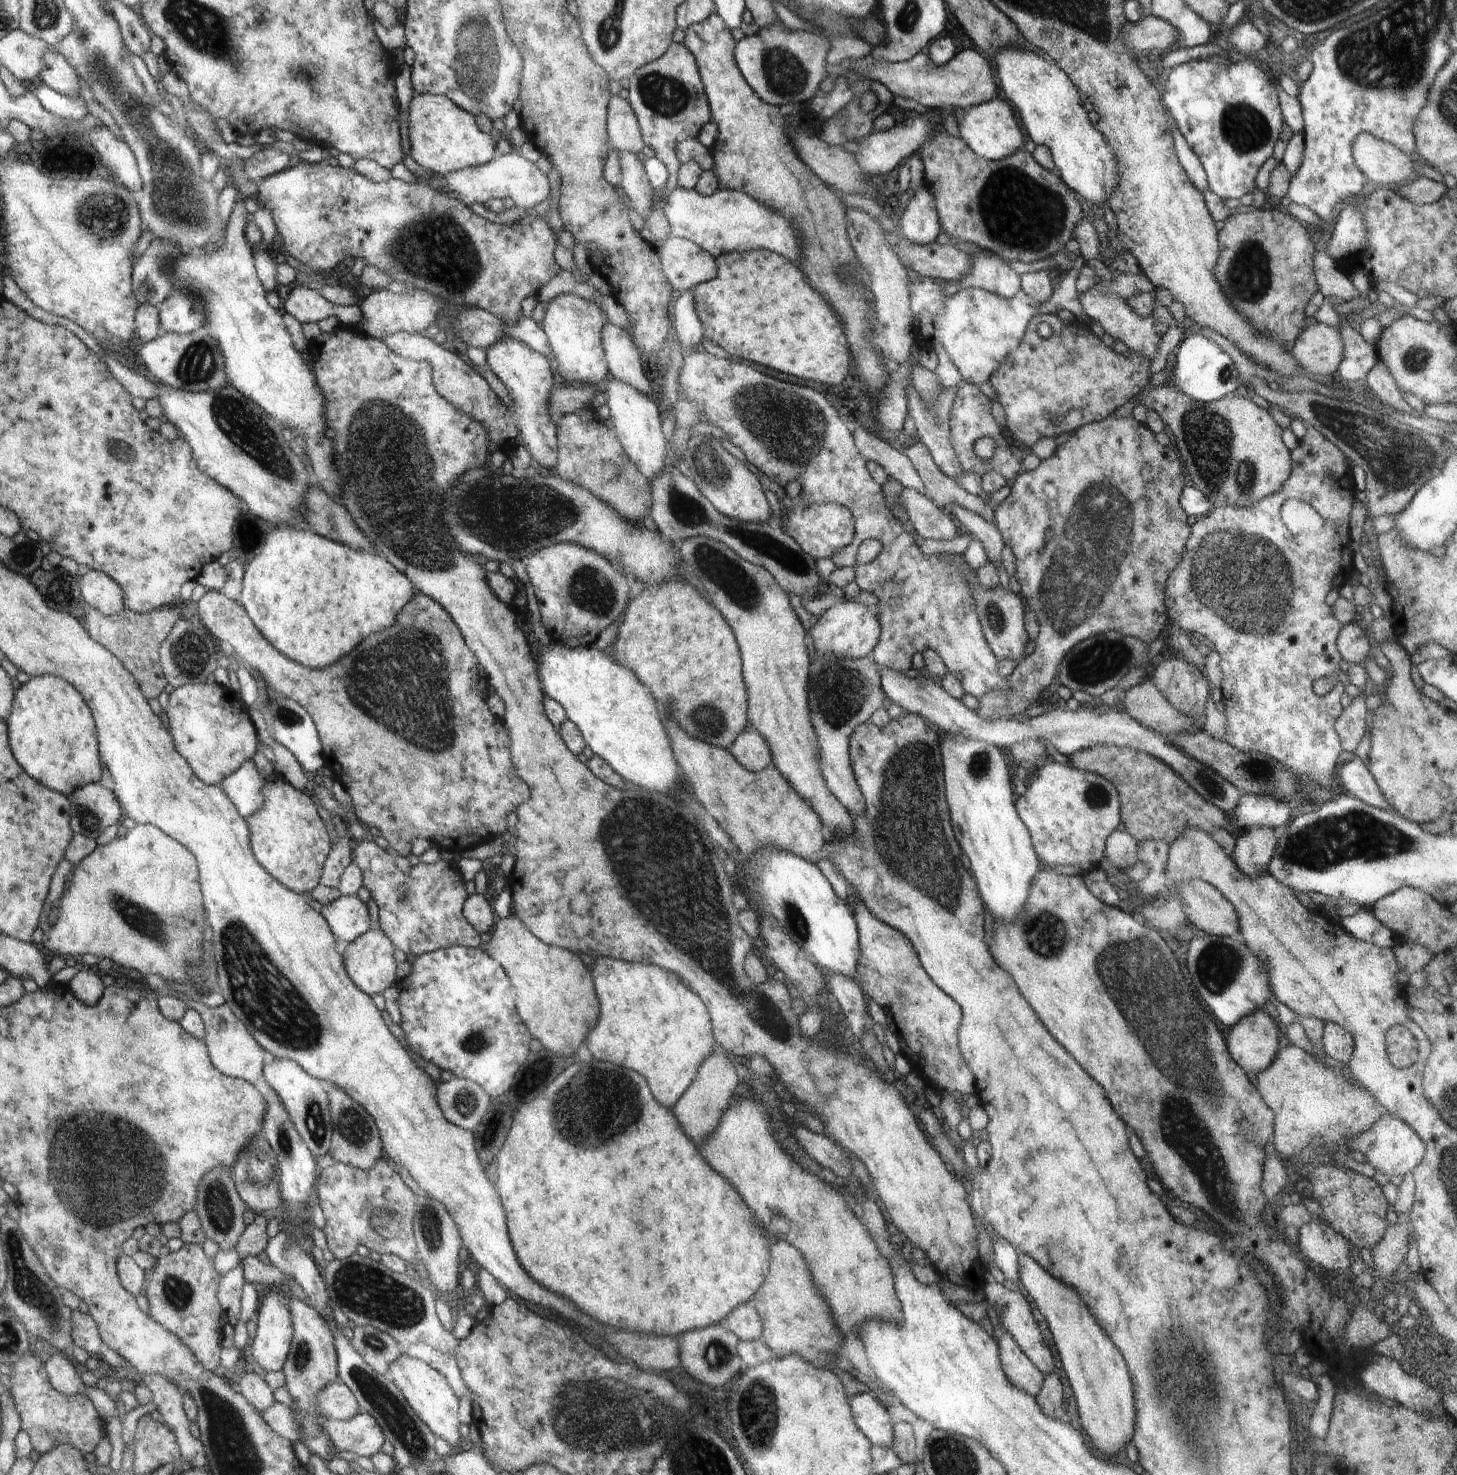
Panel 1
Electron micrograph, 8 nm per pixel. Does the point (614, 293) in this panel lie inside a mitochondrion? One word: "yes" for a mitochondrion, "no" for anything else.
no

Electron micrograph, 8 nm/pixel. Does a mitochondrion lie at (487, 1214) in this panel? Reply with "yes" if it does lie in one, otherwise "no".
no

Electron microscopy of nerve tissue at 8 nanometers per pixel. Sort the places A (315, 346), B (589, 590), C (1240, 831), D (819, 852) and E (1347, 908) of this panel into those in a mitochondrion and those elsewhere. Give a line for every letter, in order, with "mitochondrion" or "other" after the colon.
A: other
B: mitochondrion
C: other
D: other
E: other

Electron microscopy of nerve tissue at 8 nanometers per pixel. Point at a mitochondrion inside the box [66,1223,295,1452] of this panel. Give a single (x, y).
(178, 1294)

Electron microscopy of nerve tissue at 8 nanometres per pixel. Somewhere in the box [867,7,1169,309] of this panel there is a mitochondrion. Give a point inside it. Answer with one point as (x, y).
(1023, 212)

